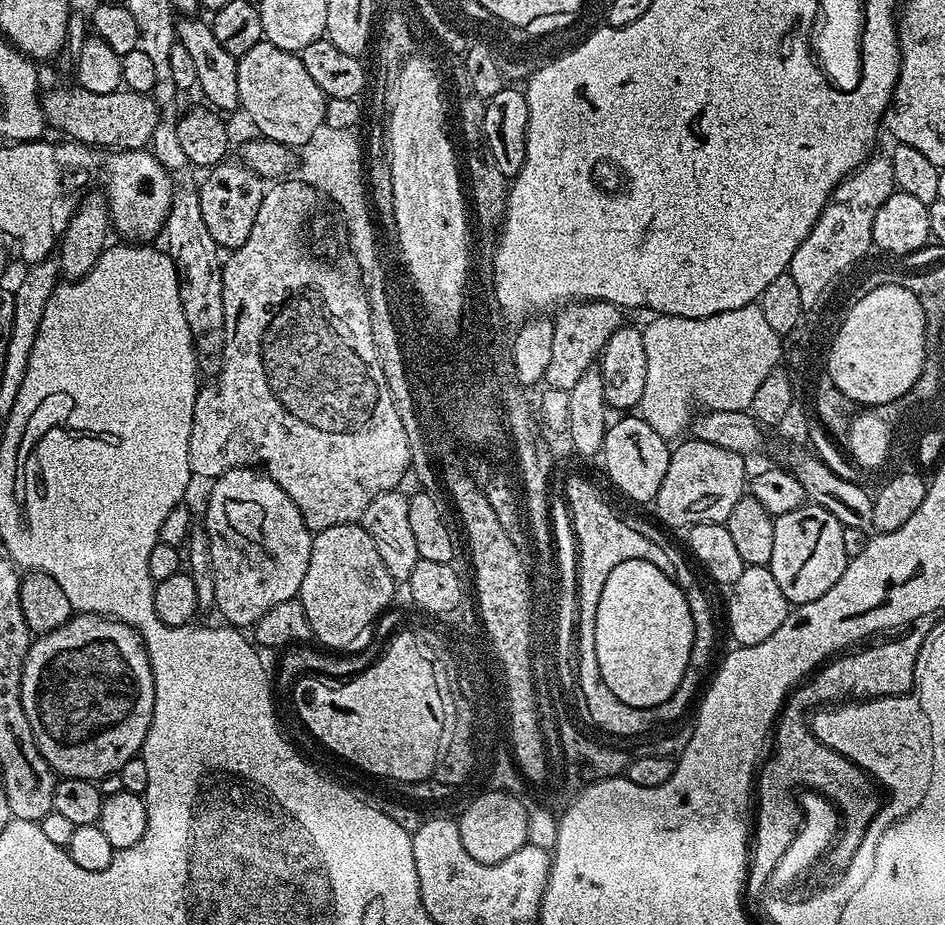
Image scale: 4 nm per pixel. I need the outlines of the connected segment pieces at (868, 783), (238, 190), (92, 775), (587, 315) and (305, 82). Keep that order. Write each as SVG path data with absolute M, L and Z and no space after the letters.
M900 640L900 644L872 648L872 652L845 651L821 664L811 676L789 692L776 718L774 739L767 753L768 761L766 756L754 788L754 831L750 836L750 863L746 881L749 889L763 889L769 883L782 854L786 854L790 842L796 836L802 813L797 793L792 793L795 788L820 793L839 813L842 823L834 843L826 853L826 860L838 870L854 857L867 827L881 808L882 796L867 772L863 772L857 764L852 764L850 758L838 754L838 750L830 750L830 746L815 736L809 712L841 702L877 700L879 696L905 696L912 690L915 670L915 664L908 664L908 668L904 668L904 640Z
M225 159L215 168L207 169L205 176L208 177L204 181L201 179L198 184L203 221L220 250L235 250L246 242L246 238L250 238L250 229L254 227L254 217L258 215L258 206L262 206L266 187L258 173L244 163L233 160Z
M76 614L58 630L37 635L22 666L20 689L22 710L26 710L30 730L34 730L38 750L61 777L101 780L106 774L119 772L144 747L154 714L154 674L144 639L128 624L106 616Z
M577 300L563 305L552 320L554 342L543 383L568 393L577 384L578 378L582 378L582 374L597 363L606 342L610 342L610 334L625 327L624 316L622 309L608 300Z
M262 39L244 56L237 59L238 98L240 108L254 120L259 135L265 140L285 144L292 150L299 149L314 130L324 124L324 92L310 78L299 55L274 46Z

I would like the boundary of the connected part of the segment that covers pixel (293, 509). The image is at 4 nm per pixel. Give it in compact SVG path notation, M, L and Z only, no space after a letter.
M232 468L229 472L223 472L212 481L212 493L208 495L208 502L202 509L202 523L205 530L208 531L208 541L210 542L210 554L212 555L212 573L214 574L214 608L217 608L222 615L225 616L227 623L232 626L255 625L258 618L262 618L262 614L266 614L266 610L270 610L270 606L278 606L278 602L286 602L287 600L295 600L300 595L300 587L302 586L302 578L306 574L306 566L310 562L310 550L312 549L313 533L308 531L306 522L302 522L302 514L298 510L298 506L294 506L294 502L290 502L288 495L284 493L274 483L269 476L264 475L259 470L250 468Z

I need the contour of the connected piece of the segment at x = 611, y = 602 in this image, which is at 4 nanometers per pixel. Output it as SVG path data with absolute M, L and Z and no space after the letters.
M630 560L615 566L610 570L601 597L597 599L594 642L600 654L600 669L604 676L608 676L608 685L616 688L627 704L655 706L665 698L669 699L682 682L694 642L694 622L683 590L669 573L658 570L651 562Z

